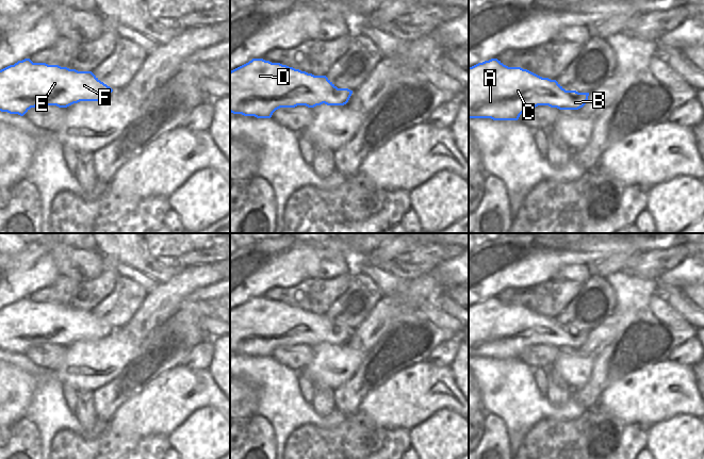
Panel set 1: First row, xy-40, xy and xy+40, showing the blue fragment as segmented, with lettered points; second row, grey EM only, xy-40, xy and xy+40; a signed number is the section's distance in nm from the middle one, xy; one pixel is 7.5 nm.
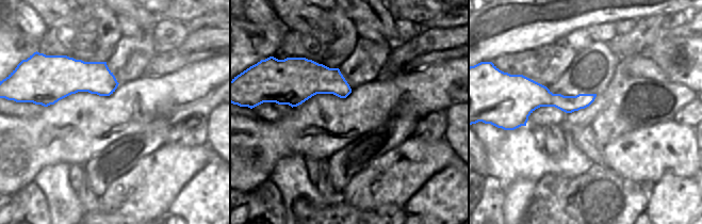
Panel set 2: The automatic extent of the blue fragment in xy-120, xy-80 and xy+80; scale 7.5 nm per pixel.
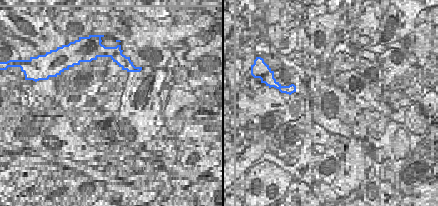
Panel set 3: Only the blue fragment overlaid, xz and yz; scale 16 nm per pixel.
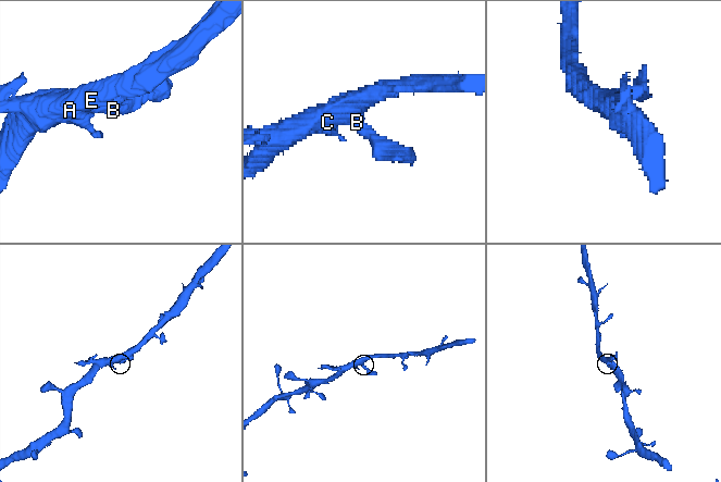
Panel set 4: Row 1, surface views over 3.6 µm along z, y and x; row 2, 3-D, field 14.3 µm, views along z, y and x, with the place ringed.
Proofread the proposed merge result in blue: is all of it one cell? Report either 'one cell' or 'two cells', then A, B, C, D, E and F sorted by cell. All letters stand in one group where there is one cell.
one cell | A B C D E F

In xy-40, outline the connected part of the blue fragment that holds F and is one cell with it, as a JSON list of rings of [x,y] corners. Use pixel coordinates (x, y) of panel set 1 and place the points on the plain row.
[[[30,297],[18,299],[0,309],[0,349],[23,355],[37,344],[67,346],[80,340],[99,340],[113,328],[101,321],[92,310],[78,310],[59,304],[33,301]]]

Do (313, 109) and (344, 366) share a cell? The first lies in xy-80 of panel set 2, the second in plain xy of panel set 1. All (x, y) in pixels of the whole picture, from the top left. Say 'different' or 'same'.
same

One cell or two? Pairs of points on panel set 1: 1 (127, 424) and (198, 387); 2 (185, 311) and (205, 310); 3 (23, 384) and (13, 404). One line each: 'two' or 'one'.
1: one
2: one
3: one

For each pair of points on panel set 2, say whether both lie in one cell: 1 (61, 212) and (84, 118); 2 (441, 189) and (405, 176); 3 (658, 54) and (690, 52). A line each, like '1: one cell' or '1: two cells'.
1: two cells
2: two cells
3: one cell

